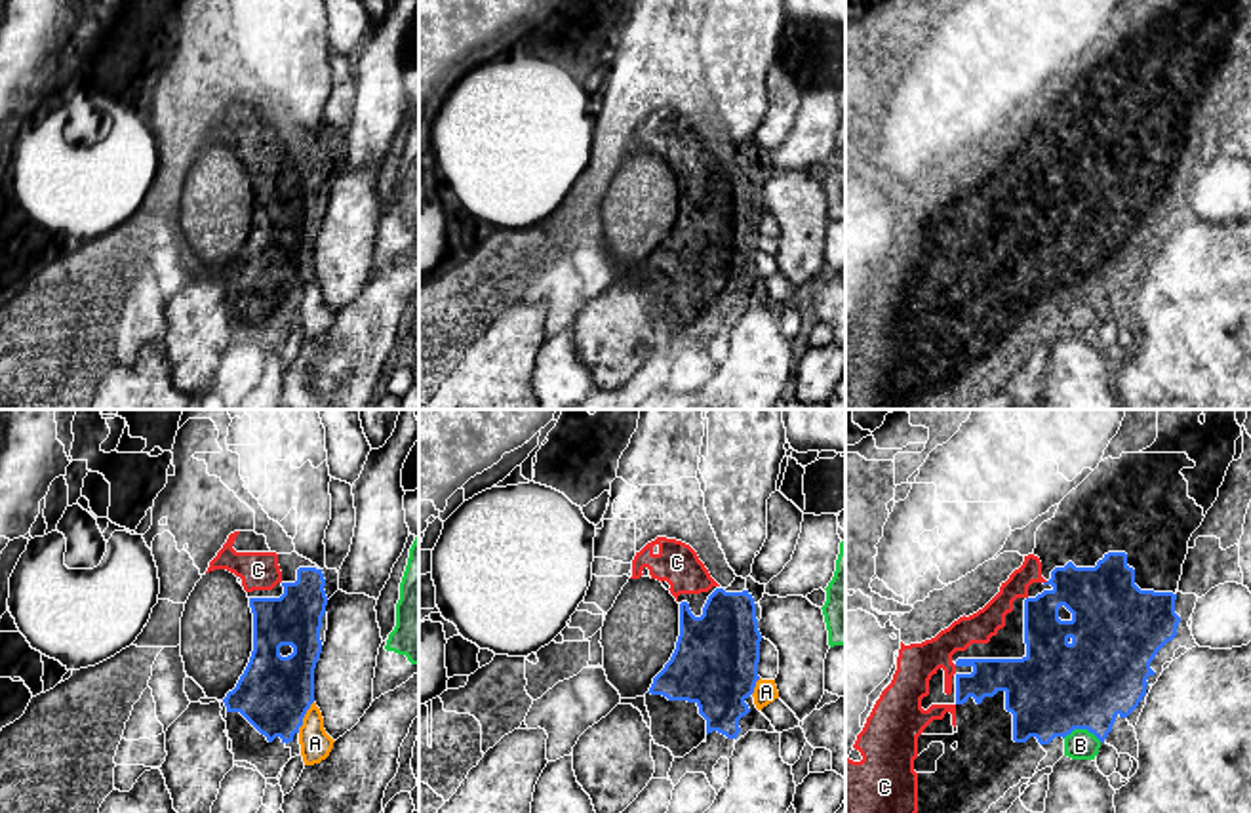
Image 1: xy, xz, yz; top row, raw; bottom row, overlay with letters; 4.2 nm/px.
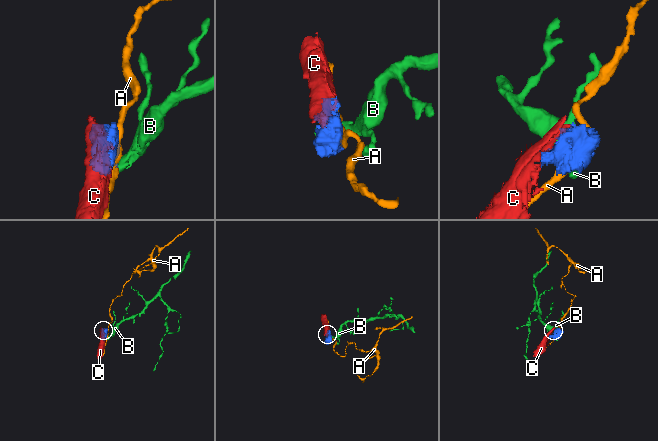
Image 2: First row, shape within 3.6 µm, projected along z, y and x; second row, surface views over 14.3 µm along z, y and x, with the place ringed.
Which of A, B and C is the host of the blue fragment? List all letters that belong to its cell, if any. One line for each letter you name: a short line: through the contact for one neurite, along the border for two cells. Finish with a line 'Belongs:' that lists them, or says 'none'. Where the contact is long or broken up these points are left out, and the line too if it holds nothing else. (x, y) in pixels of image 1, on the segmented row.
Belongs: C

